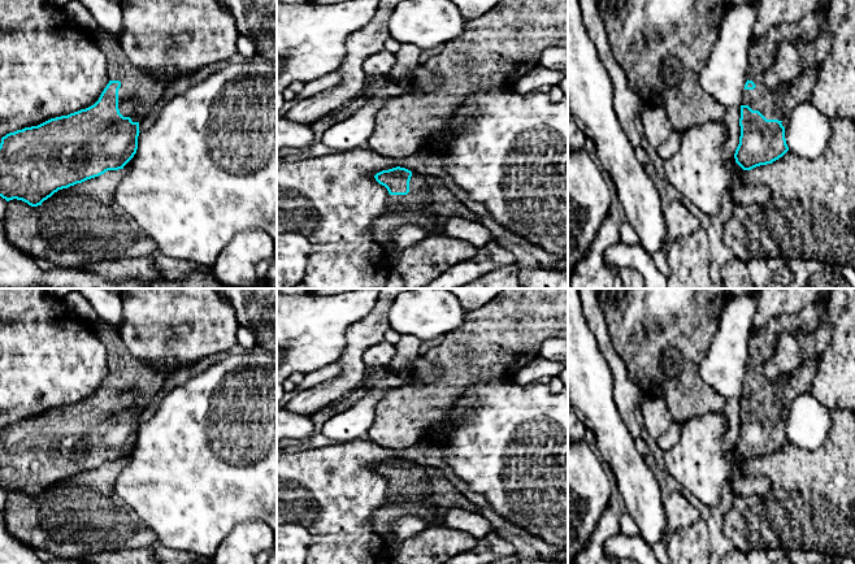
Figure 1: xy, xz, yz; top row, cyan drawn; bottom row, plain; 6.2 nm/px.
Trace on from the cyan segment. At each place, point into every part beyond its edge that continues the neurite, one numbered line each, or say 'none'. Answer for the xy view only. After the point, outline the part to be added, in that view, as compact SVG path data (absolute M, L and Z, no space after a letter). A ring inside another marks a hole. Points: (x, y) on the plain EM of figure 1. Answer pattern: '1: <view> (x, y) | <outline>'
1: xy (138, 384) | M103 320L94 324L96 333L107 347L109 372L120 372L118 400L133 413L142 413L151 399L161 390L169 374L156 372L136 360L126 348L120 334L108 327Z

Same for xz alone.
1: xz (429, 495) | M412 463L409 483L390 486L387 502L373 513L370 525L381 535L390 533L391 524L405 516L421 517L429 526L442 526L446 513L452 508L478 512L477 506L440 469Z

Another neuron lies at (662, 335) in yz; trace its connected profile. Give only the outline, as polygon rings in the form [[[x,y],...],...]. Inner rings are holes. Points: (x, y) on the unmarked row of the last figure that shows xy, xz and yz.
[[[596,288],[596,296],[612,347],[644,396],[663,399],[678,424],[724,412],[726,399],[703,381],[698,369],[730,299],[726,288]]]

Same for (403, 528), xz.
[[[405,516],[395,520],[391,524],[391,532],[382,535],[382,538],[392,555],[405,539],[424,532],[428,528],[429,525],[421,517]]]

